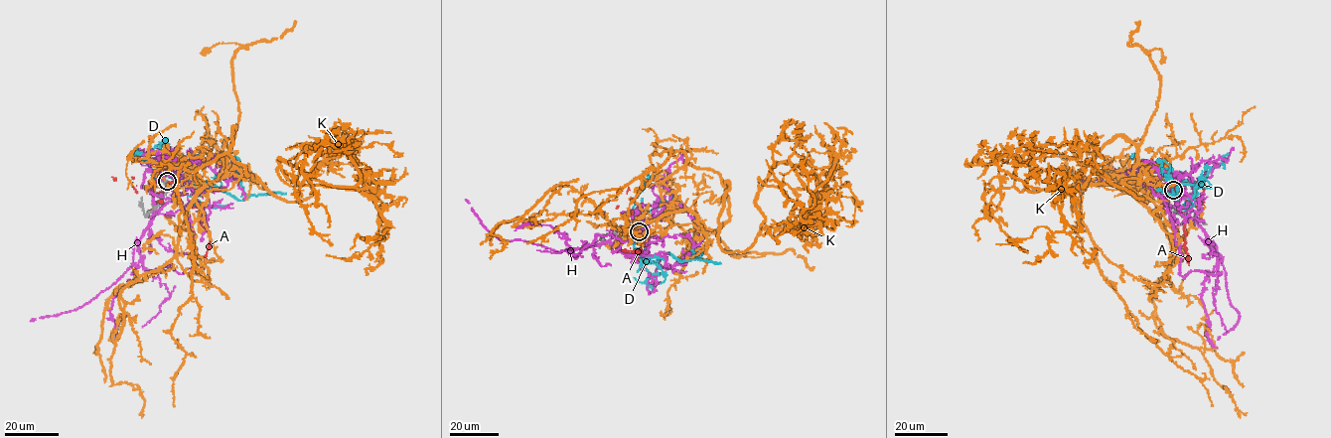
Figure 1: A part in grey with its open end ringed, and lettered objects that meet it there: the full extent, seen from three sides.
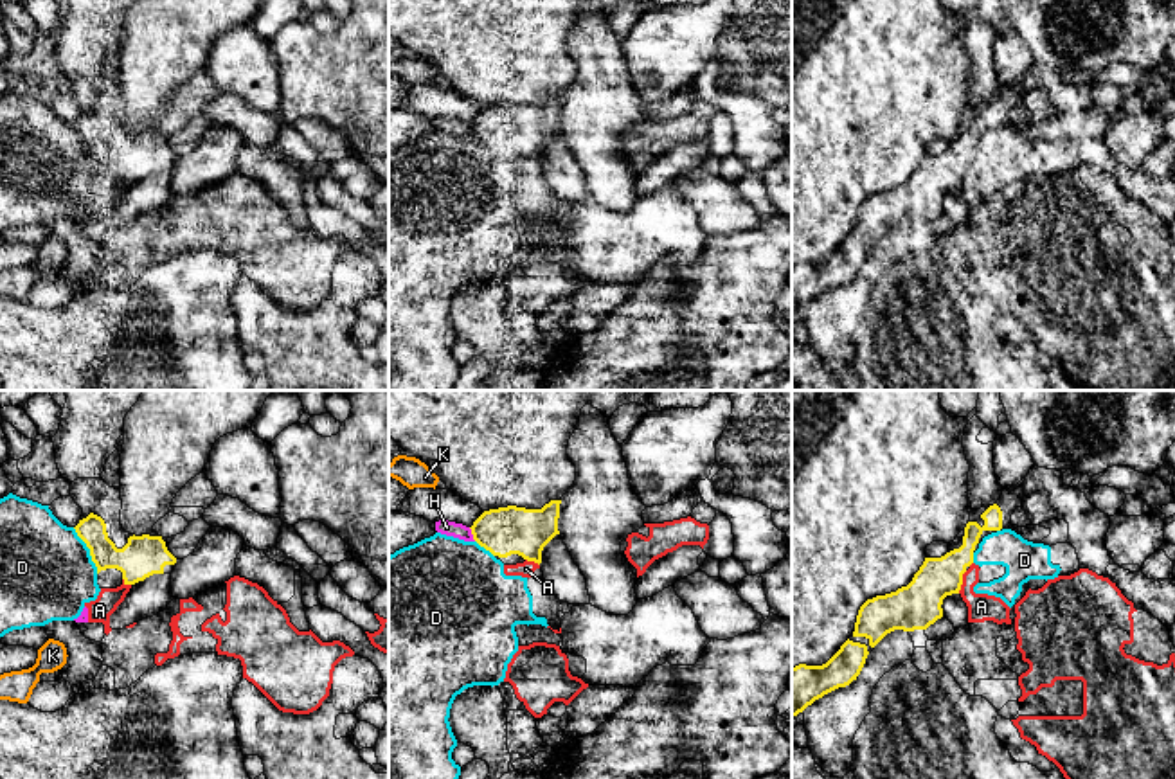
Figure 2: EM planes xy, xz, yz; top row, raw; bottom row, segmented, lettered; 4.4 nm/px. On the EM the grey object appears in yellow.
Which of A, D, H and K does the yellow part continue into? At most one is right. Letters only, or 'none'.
none

